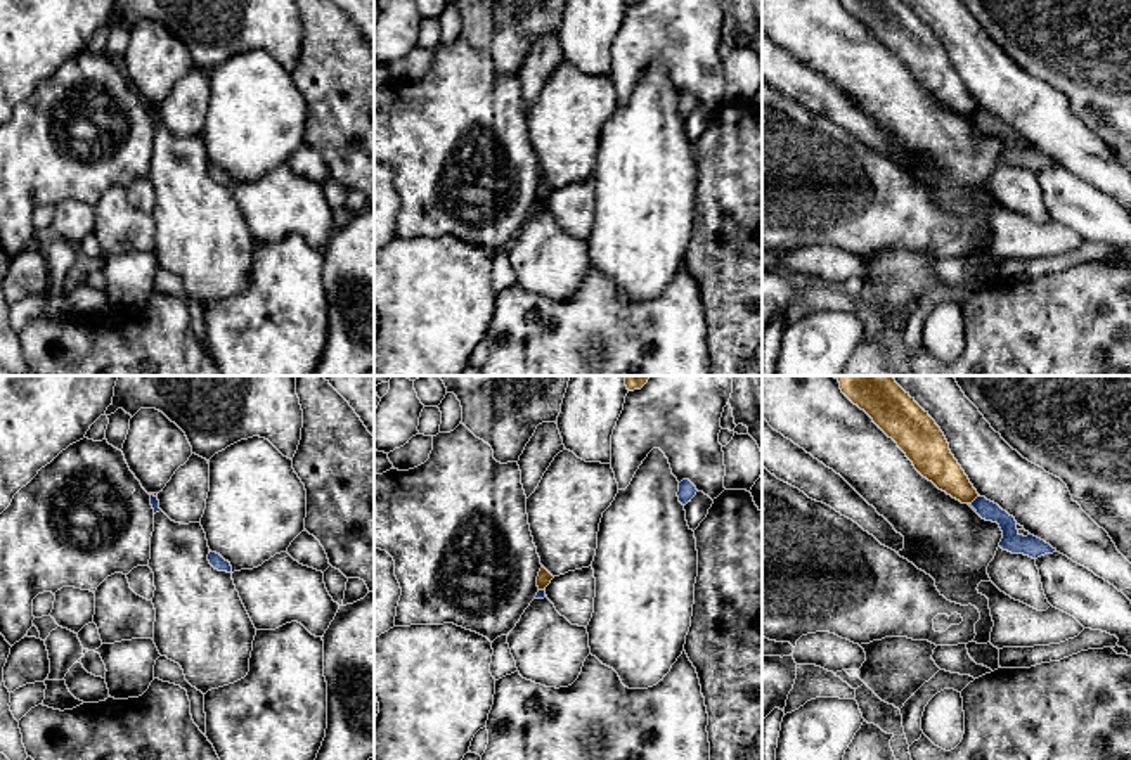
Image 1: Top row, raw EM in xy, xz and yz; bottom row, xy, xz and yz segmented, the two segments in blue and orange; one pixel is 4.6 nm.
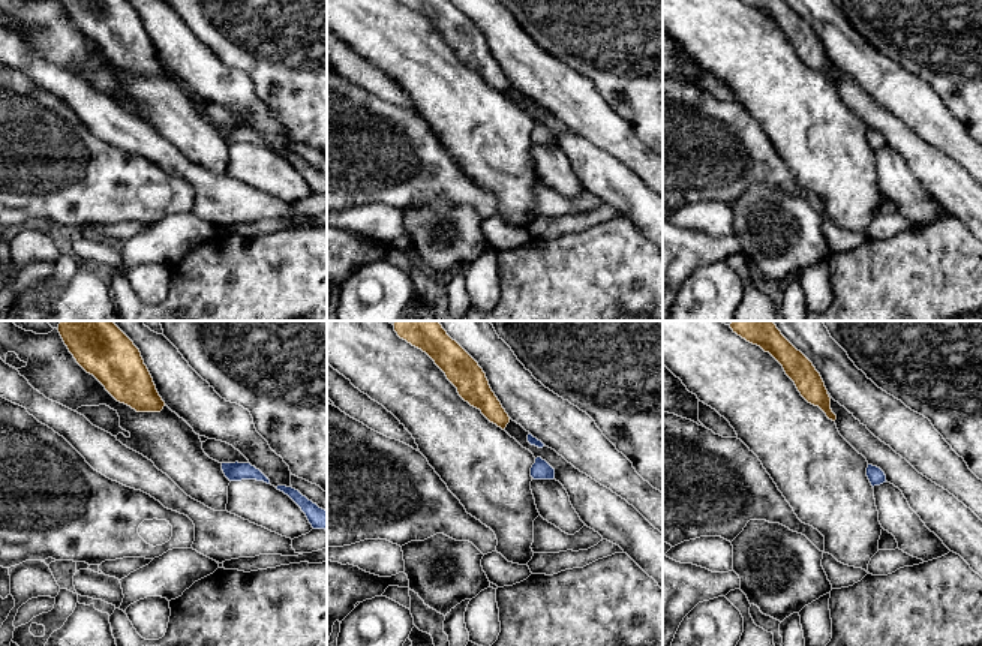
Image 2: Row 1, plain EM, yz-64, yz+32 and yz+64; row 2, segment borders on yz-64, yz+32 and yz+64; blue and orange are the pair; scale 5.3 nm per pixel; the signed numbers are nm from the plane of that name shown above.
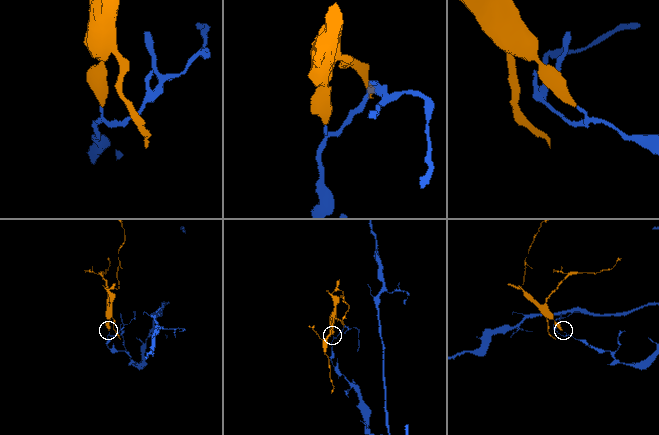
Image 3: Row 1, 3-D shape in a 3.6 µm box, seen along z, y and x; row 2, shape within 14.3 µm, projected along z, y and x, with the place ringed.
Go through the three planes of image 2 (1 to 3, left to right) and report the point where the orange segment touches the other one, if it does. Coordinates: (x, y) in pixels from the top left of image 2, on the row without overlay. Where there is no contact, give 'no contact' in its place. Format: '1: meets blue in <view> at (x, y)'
1: no contact
2: no contact
3: no contact

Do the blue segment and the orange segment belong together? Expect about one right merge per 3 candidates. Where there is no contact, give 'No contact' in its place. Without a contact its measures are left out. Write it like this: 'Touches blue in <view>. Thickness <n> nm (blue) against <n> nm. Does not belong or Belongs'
Touches blue in yz. Thickness 90 nm (blue) against 170 nm. Does not belong

